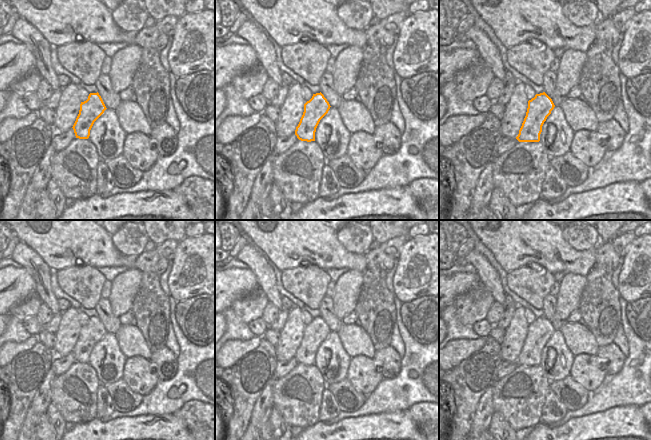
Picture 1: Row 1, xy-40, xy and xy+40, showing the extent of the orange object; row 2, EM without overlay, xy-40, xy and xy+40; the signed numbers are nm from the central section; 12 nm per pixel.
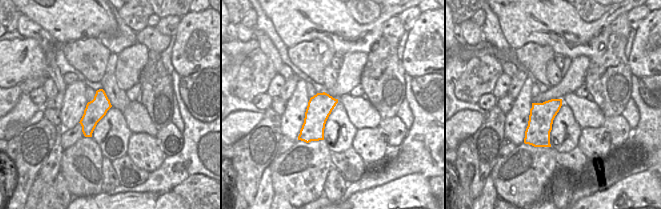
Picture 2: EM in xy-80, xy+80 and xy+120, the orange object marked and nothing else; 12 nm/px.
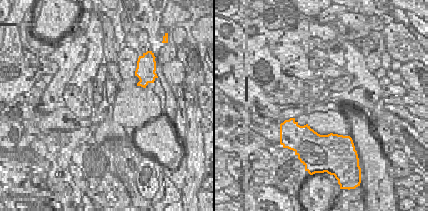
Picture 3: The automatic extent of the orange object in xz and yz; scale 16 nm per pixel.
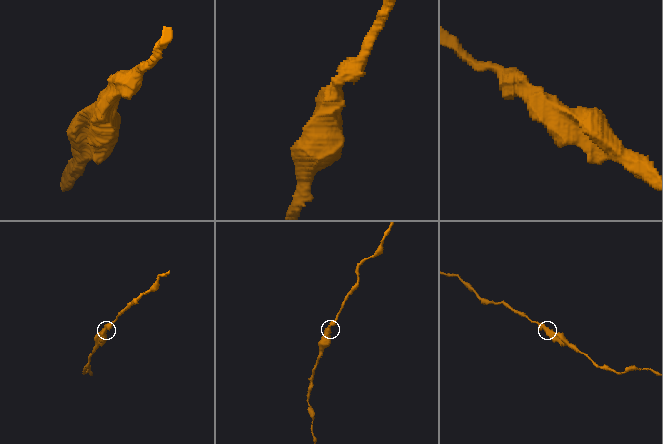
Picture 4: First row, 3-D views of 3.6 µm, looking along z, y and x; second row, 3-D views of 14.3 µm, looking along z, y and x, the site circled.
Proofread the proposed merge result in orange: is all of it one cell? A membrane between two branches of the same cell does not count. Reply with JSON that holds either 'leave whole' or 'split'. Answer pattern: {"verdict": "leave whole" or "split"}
{"verdict": "split"}

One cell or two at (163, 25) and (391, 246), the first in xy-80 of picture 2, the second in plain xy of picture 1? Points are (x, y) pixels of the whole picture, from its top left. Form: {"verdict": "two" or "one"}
{"verdict": "one"}

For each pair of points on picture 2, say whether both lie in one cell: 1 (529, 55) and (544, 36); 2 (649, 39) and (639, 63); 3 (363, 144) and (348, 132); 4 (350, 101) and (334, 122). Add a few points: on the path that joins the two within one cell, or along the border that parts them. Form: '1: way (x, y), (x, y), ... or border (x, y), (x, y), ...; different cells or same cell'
1: border (514, 49), (537, 43), (548, 46), (556, 55); different cells
2: way (649, 45), (649, 53), (645, 57); same cell
3: border (357, 129), (350, 146); different cells
4: border (338, 101), (344, 107), (348, 119), (357, 128); different cells

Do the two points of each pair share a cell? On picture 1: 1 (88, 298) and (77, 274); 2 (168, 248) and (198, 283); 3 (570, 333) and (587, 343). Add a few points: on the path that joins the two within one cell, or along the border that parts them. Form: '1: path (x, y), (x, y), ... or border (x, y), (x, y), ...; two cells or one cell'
1: path (86, 292), (85, 286), (79, 280); one cell
2: border (178, 242), (174, 257), (171, 260); two cells
3: path (574, 334), (583, 342); one cell

